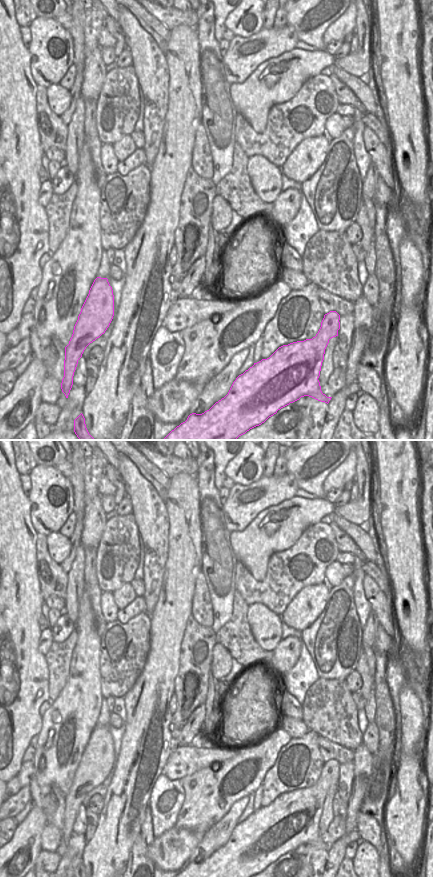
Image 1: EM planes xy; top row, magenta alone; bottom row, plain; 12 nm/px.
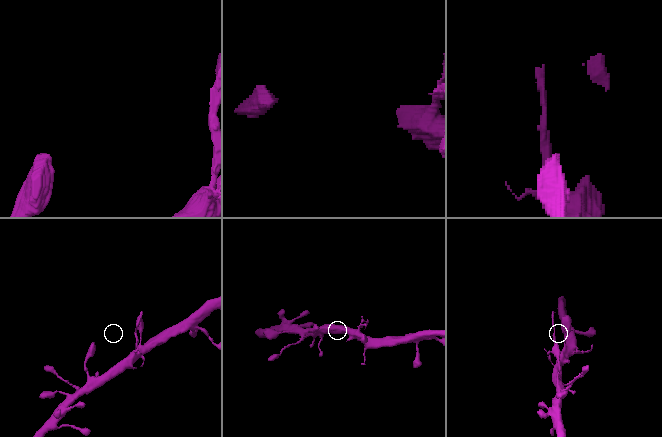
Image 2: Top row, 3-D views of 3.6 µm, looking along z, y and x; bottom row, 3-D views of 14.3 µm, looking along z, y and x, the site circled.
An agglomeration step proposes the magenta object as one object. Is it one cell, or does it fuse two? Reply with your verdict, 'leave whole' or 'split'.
split

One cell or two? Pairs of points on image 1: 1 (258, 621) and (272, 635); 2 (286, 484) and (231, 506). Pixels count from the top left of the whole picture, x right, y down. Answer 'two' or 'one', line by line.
1: one
2: one

